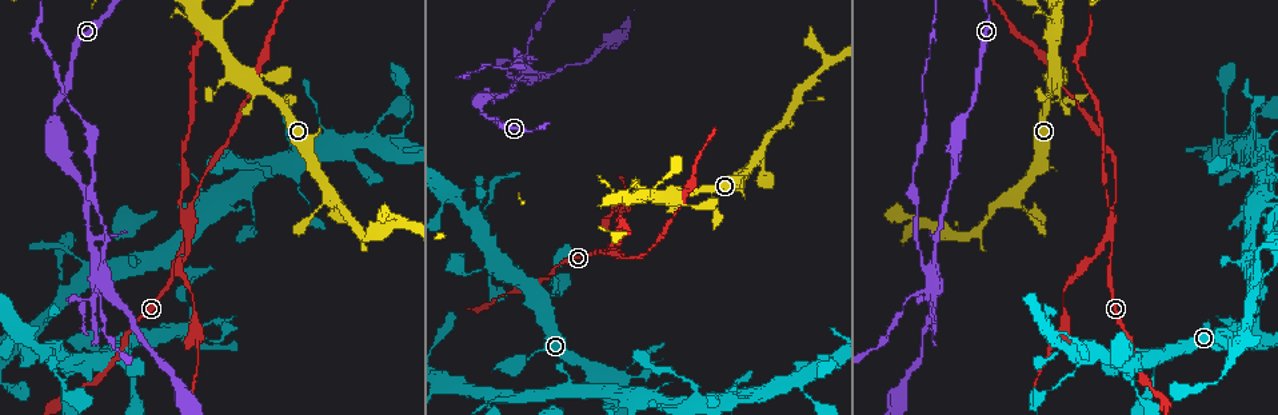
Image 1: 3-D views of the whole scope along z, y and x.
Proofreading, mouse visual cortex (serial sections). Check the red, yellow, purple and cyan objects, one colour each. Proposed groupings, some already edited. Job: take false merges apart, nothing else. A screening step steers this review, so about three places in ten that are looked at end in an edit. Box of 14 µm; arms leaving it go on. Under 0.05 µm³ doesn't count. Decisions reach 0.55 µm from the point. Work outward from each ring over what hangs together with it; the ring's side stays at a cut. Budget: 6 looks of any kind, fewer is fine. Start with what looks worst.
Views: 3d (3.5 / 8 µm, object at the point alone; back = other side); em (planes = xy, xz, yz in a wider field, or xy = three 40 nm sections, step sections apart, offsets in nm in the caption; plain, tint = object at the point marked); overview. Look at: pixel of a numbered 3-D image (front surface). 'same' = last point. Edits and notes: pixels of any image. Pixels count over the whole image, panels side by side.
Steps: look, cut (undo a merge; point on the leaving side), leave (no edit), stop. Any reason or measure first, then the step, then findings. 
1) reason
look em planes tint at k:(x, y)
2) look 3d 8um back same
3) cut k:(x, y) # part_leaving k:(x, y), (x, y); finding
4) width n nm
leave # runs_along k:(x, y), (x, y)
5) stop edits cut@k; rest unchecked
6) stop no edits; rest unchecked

abrupt turn
look em planes tint at 1:(288, 102)

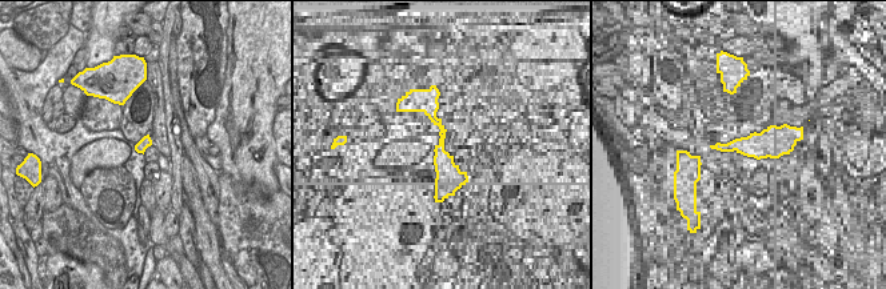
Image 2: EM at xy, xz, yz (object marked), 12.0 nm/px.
look 3d 3.5um same

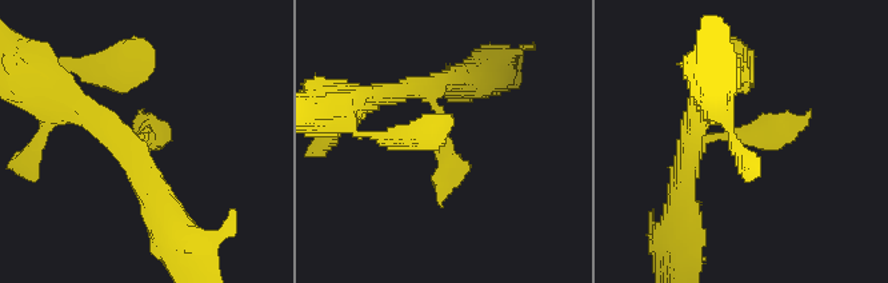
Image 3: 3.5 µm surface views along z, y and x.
leave # runs_along 3:(682, 192), (702, 139), (804, 119); one cell here

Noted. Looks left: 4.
sudden change in width
look 3d 3.5um at 1:(189, 276)

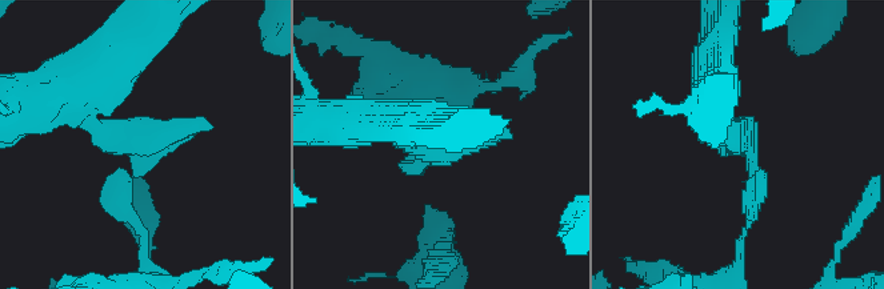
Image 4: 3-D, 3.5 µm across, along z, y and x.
look em xy step 1 tint at 4:(749, 147)

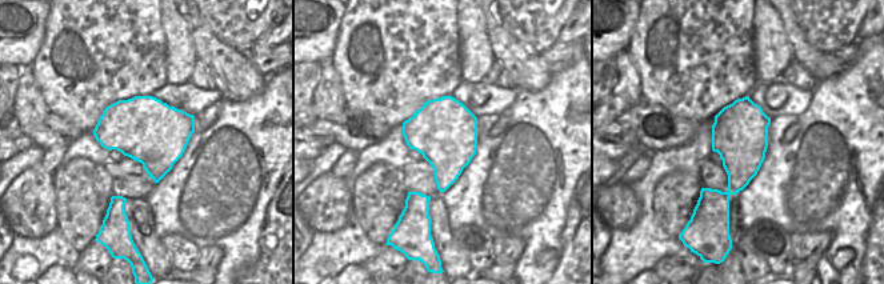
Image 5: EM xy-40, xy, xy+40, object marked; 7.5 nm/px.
leave # runs_along 4:(142, 224), (124, 208), (142, 147), (80, 101); continuous, no second cell

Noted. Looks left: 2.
four-way junction
look 3d 3.5um at 1:(289, 146)

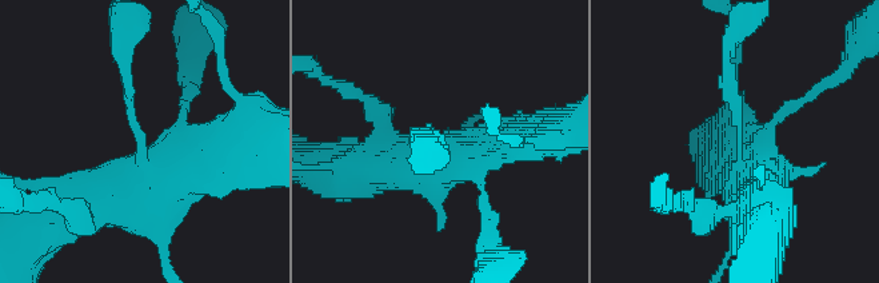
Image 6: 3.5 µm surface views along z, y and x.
arms 4; arm_widths 150, 200, 450, 500 nm
look em xy step 2 tint at 6:(738, 144)

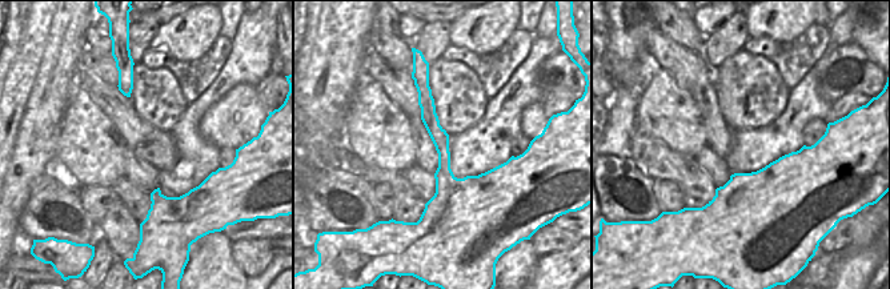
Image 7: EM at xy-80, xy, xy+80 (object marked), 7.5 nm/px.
width 160 nm
leave # runs_along 6:(758, 202), (727, 58); all the same cell

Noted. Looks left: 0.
stop no edits; rest unchecked

